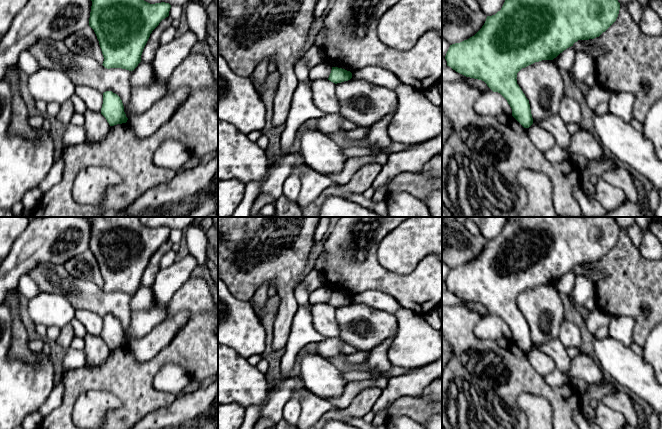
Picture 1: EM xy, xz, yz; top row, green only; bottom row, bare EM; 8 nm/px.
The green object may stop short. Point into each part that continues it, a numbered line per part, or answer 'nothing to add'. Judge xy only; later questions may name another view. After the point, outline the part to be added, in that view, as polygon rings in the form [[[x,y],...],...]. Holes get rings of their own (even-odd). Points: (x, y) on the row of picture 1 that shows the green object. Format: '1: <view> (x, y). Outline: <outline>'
nothing to add

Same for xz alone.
nothing to add

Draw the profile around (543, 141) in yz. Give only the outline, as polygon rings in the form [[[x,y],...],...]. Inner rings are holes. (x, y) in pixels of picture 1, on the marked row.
[[[532,124],[527,129],[527,134],[533,145],[542,153],[550,151],[556,145],[555,138],[546,130]]]

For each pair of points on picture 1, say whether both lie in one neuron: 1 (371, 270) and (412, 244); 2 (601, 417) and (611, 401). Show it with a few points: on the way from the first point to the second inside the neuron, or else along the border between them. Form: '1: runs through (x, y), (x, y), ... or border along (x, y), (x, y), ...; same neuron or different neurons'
1: border along (380, 241), (377, 261), (401, 275); different neurons
2: border along (599, 400), (618, 411), (625, 418); different neurons

